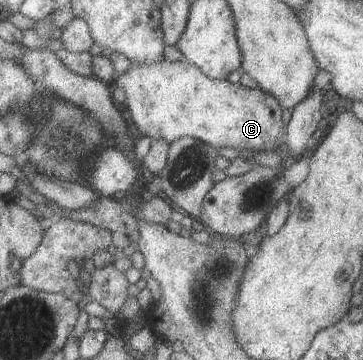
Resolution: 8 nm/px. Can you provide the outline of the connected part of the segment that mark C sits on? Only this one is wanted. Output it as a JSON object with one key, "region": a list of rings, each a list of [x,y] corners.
{"region":[[[167,59],[149,65],[131,62],[126,72],[117,73],[113,85],[125,91],[125,106],[143,136],[169,143],[189,136],[218,149],[282,152],[279,136],[284,128],[283,107],[259,87],[247,89],[240,82],[214,80],[190,61]]]}

